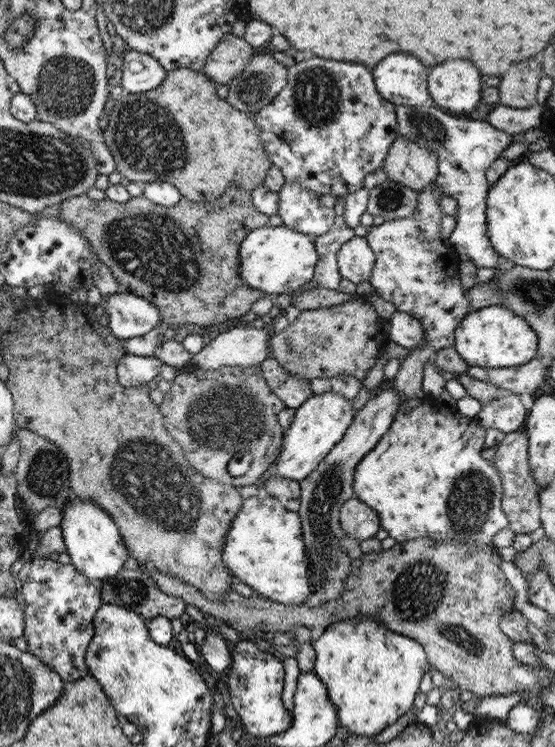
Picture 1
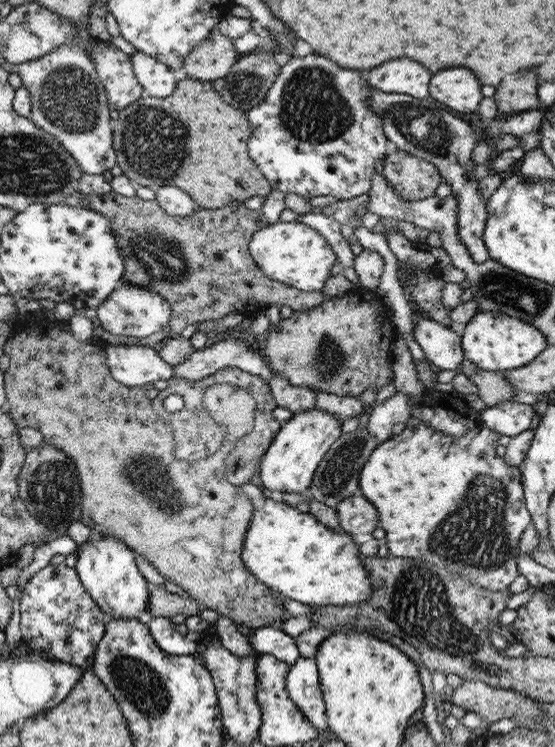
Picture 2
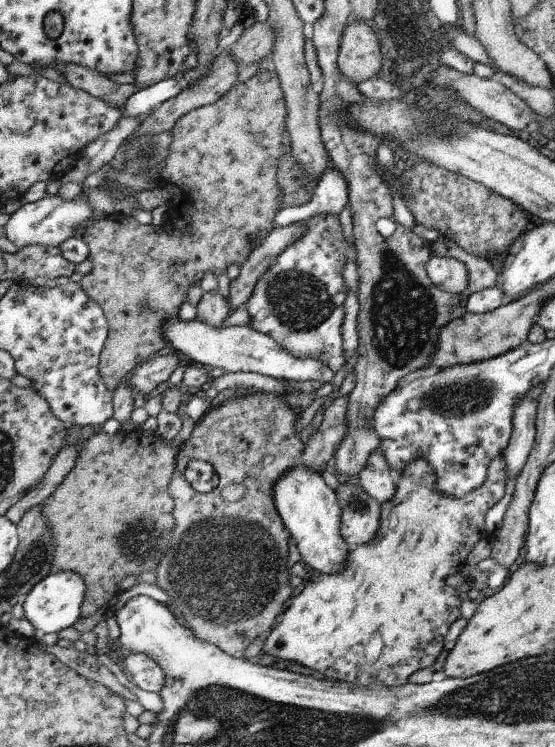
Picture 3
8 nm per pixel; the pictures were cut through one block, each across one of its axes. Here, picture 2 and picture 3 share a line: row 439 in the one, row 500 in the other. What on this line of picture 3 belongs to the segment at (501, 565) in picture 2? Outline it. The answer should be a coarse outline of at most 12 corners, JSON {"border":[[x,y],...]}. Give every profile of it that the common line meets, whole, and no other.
{"border":[[415,456],[379,530],[312,573],[260,654],[394,687],[460,617],[445,584],[502,496]]}

